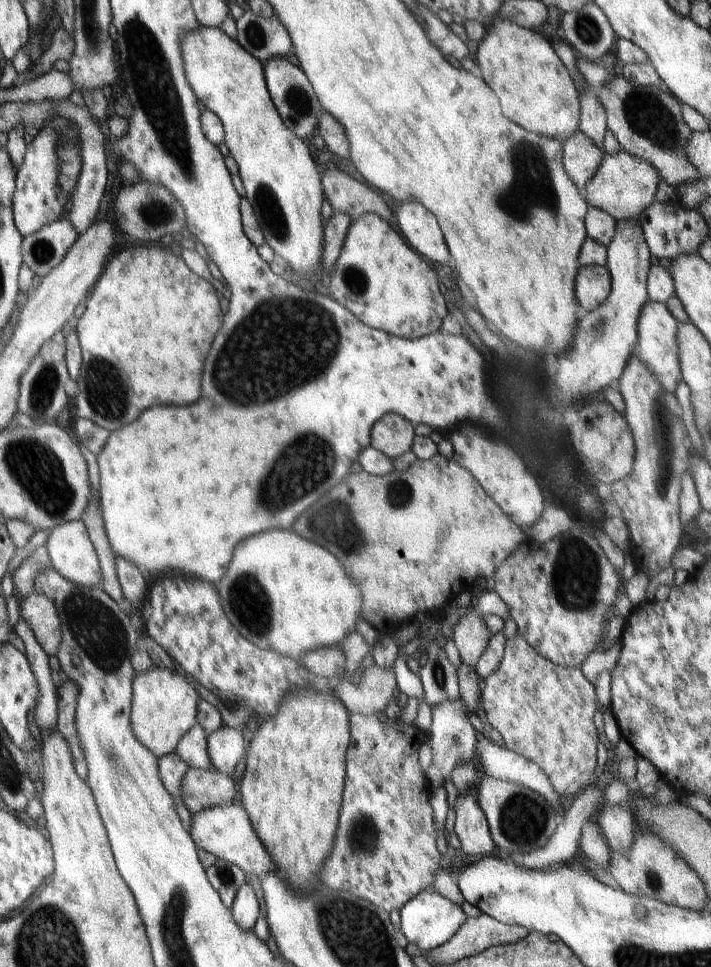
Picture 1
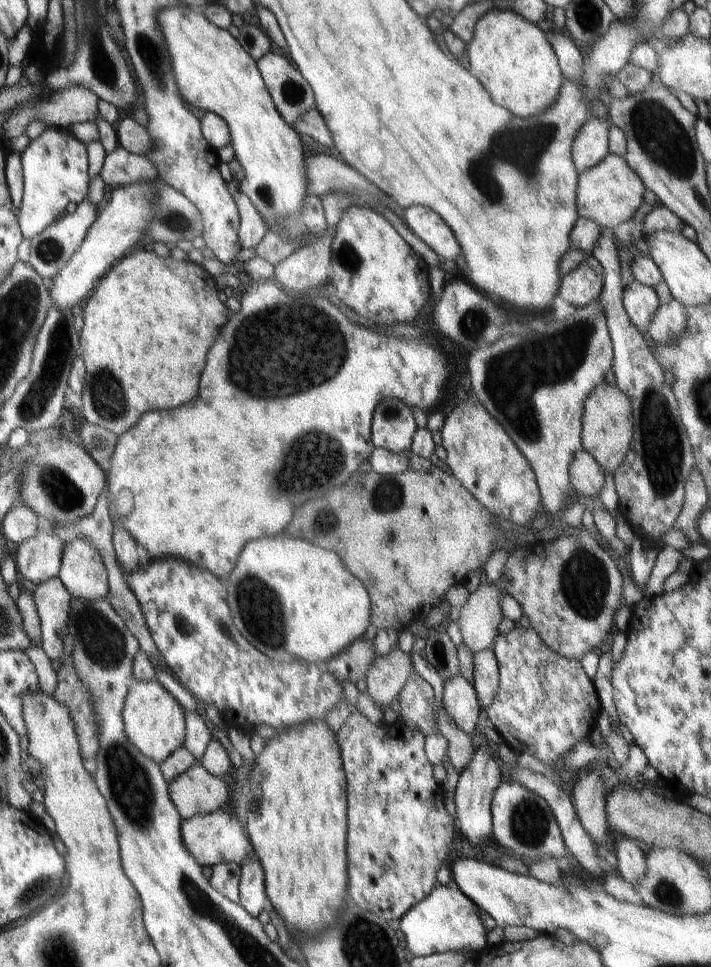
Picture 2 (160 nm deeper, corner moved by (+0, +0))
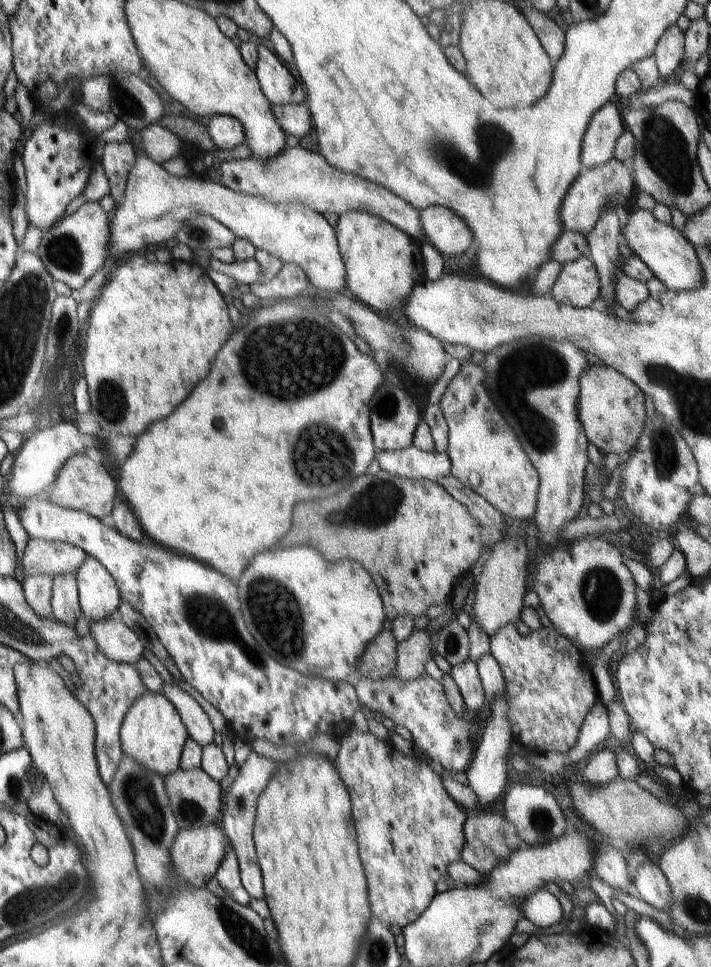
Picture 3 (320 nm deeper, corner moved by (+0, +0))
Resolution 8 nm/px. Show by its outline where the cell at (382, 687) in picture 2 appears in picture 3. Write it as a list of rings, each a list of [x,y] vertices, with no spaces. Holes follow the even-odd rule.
[[[415,629],[406,640],[398,643],[395,672],[392,675],[402,680],[418,678],[425,673],[425,662],[430,658],[430,635],[426,629]]]

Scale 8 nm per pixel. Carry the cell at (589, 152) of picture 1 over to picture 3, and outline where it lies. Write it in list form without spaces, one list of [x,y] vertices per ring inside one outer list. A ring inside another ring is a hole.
[[[614,103],[599,108],[592,115],[582,141],[582,166],[593,168],[612,160],[615,144],[625,129],[625,122]]]

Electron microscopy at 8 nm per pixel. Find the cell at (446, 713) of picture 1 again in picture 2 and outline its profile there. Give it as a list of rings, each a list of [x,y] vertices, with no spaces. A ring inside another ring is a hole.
[[[460,673],[444,683],[443,707],[460,730],[474,735],[480,718],[479,700],[473,684]]]

